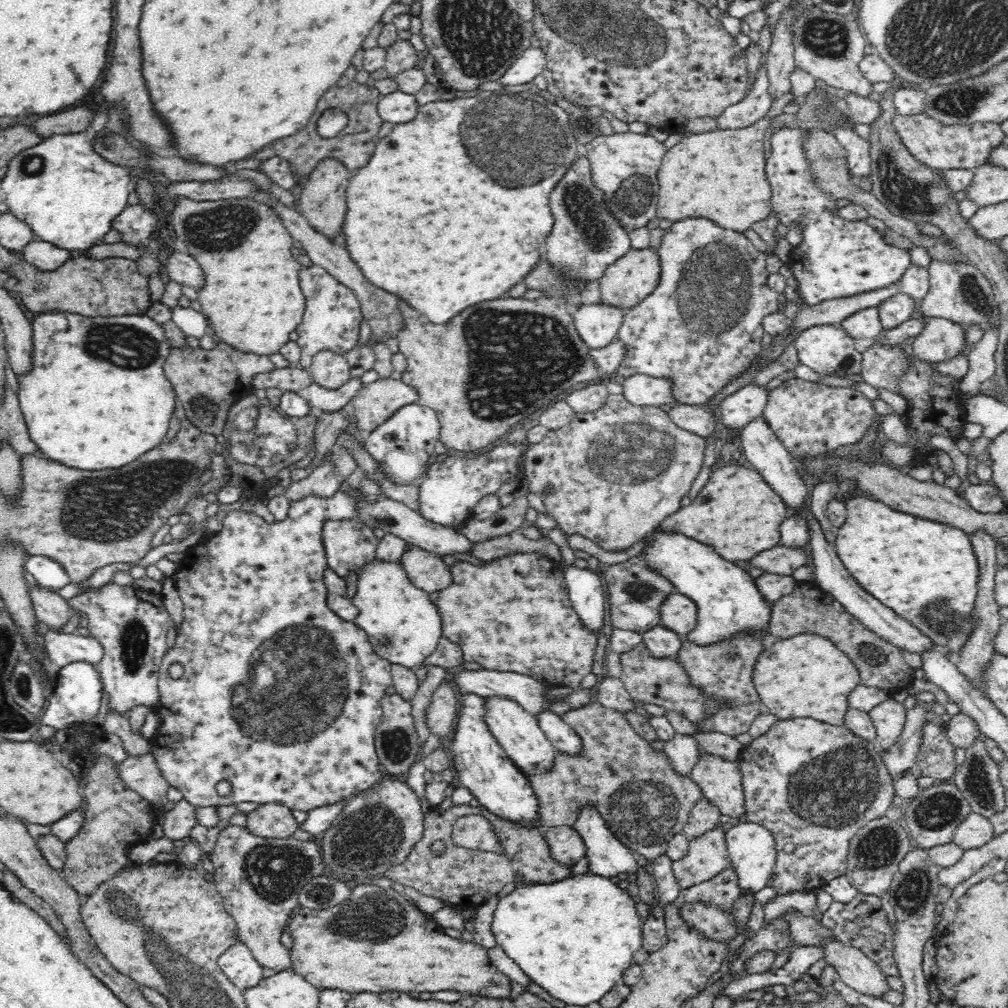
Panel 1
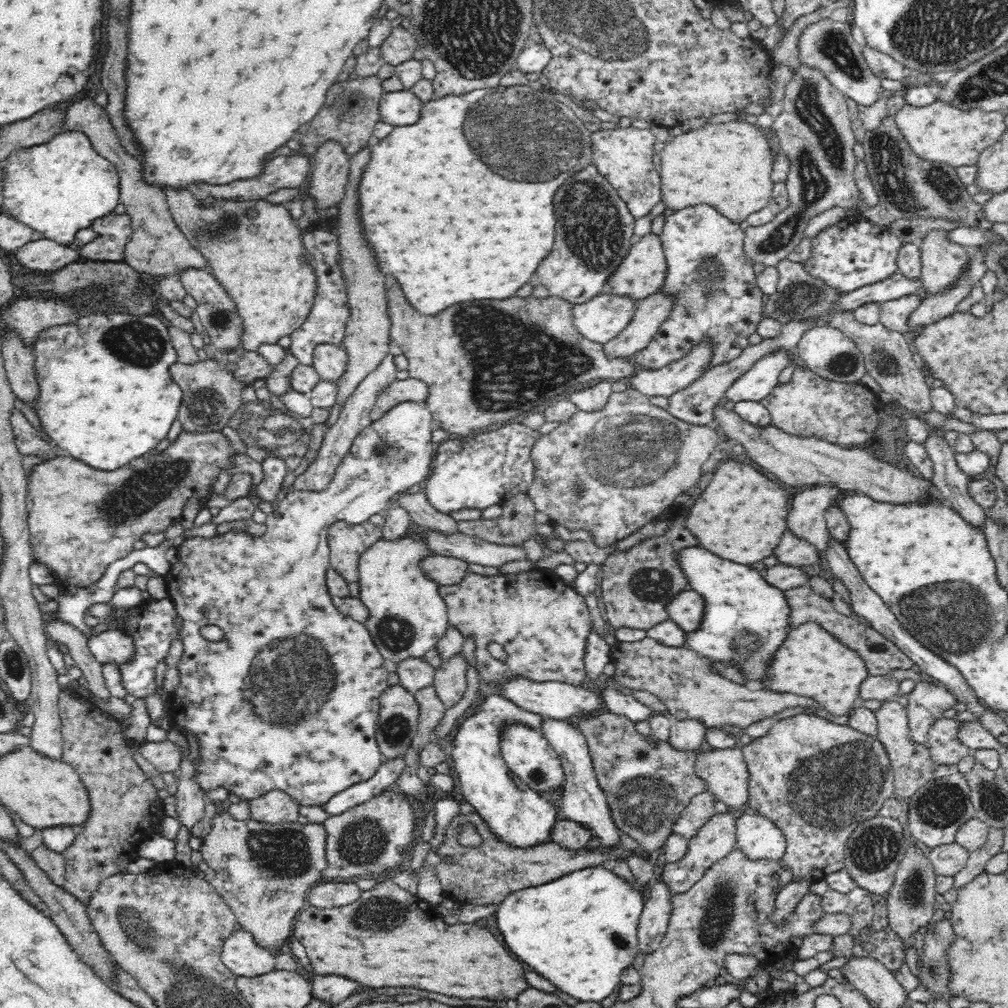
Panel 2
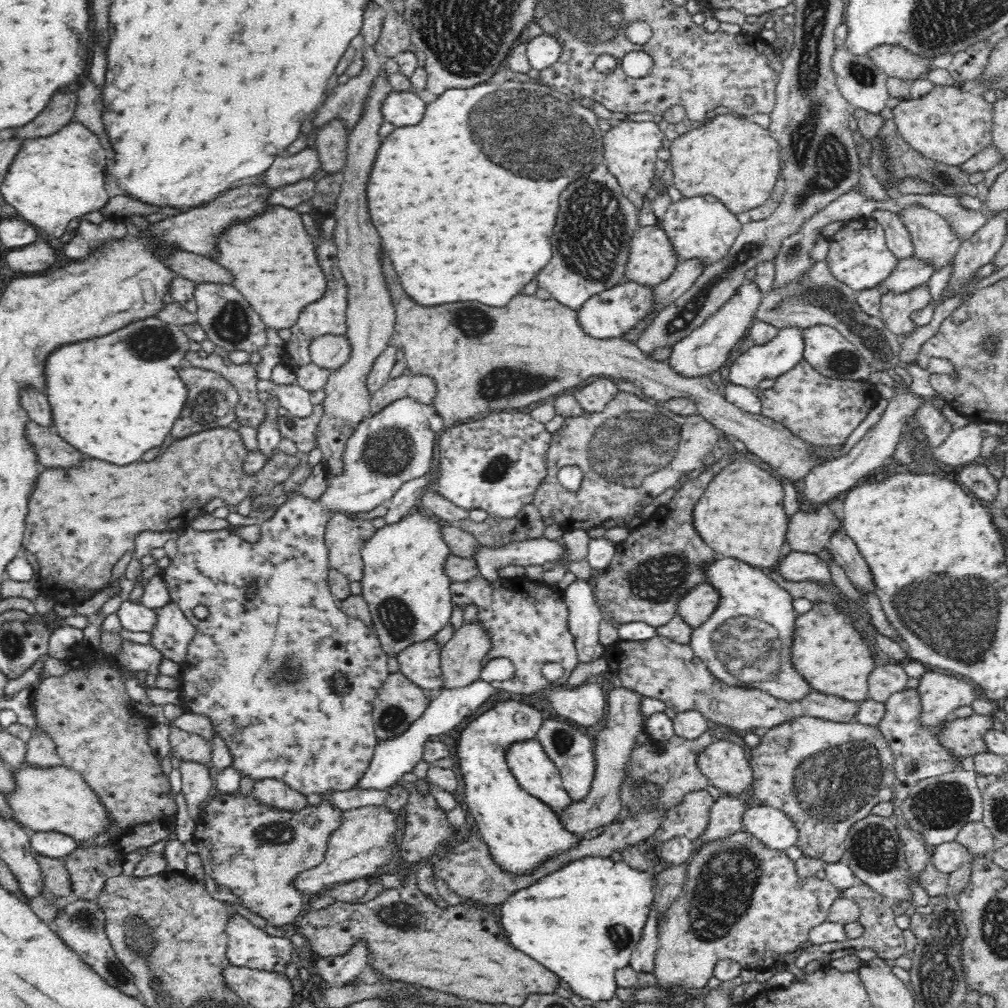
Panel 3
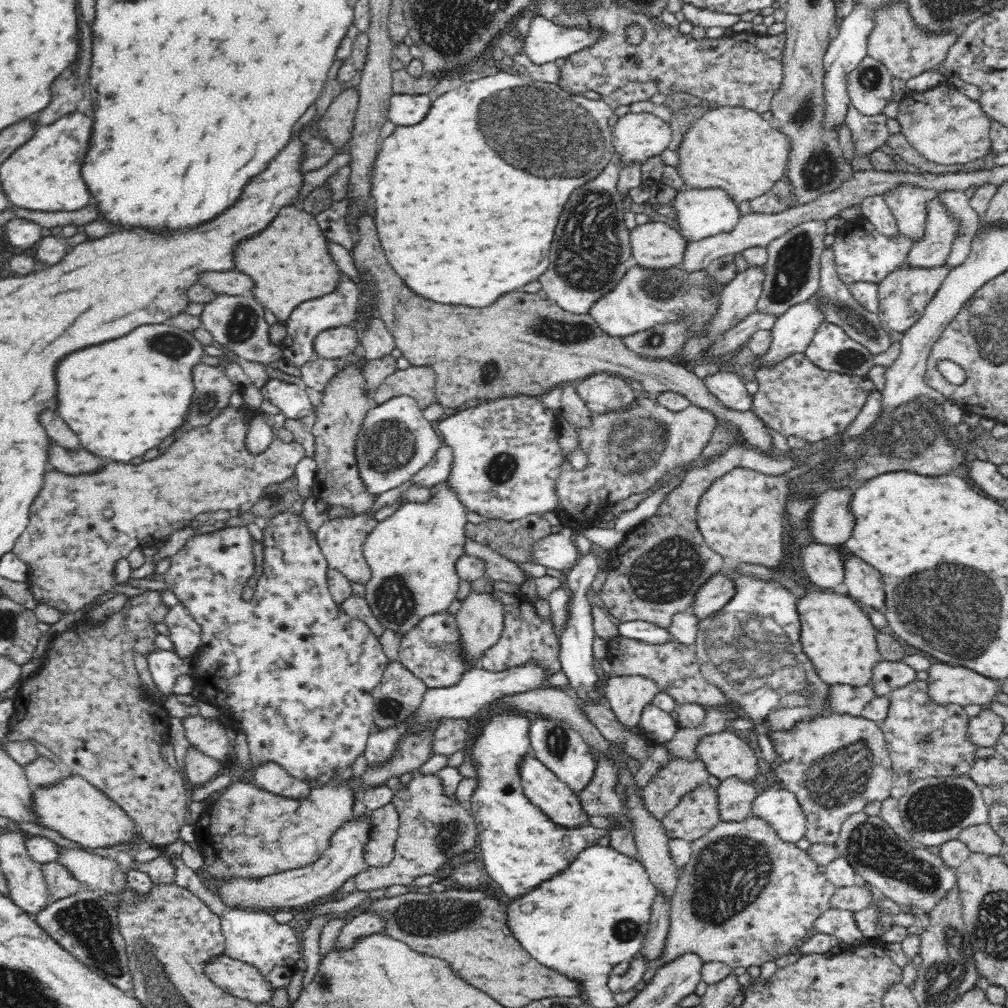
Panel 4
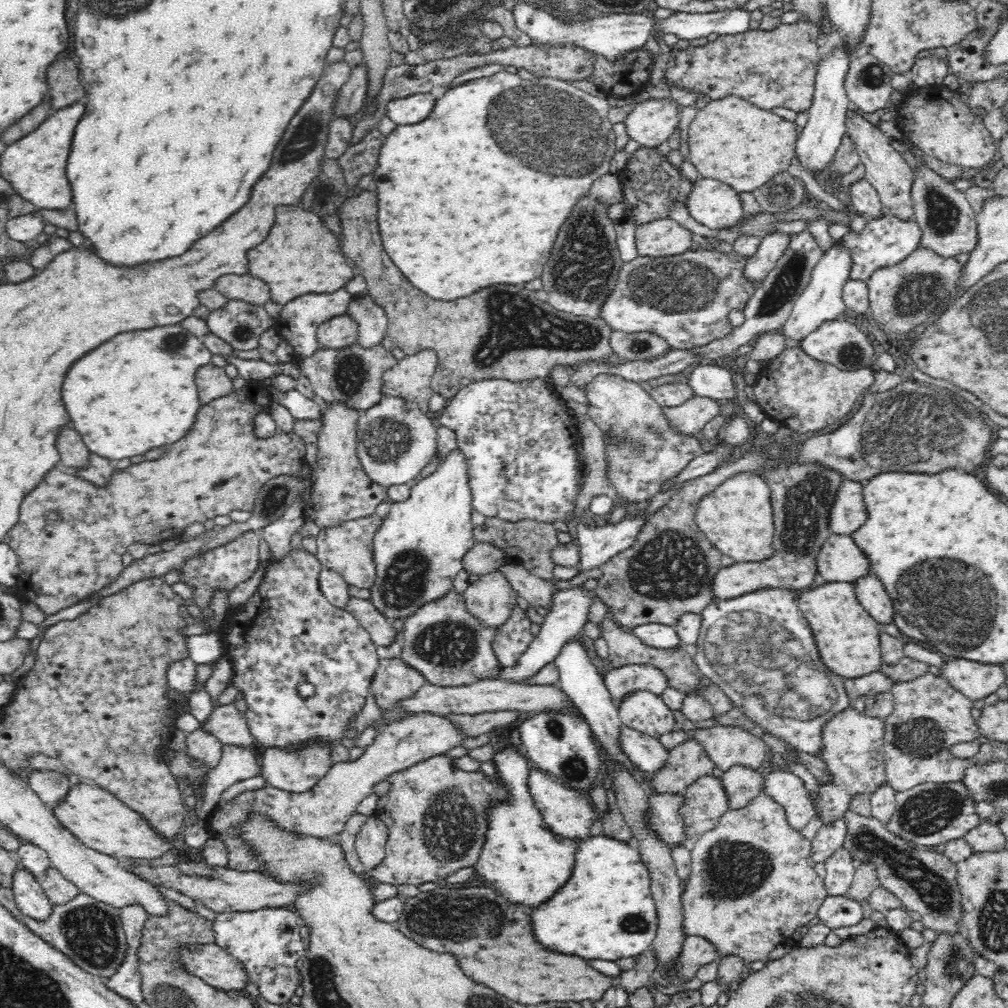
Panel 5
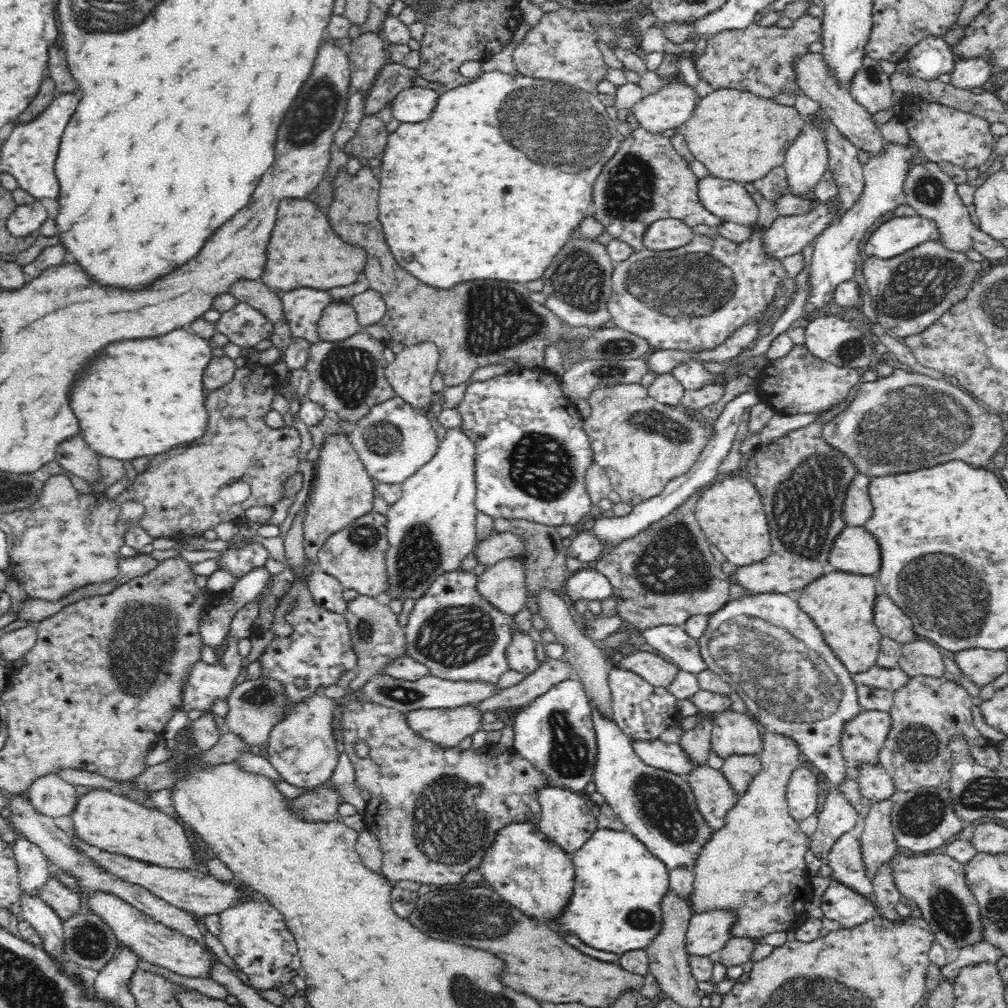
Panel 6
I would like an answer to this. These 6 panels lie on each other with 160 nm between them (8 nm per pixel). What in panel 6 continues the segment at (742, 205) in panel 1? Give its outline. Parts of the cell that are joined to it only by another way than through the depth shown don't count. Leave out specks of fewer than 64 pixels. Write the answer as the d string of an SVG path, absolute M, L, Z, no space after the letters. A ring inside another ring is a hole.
M717 88L704 98L700 97L692 118L687 120L681 129L686 144L696 160L700 161L712 177L752 183L766 176L772 168L783 166L785 152L801 135L806 126L806 118L794 106L778 104L773 97L758 96L750 91L737 88Z

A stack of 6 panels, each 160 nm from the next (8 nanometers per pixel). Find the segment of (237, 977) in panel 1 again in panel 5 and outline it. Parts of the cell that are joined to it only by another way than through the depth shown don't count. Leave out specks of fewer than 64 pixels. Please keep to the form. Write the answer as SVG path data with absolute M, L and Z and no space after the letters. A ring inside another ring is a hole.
M261 908L250 912L224 912L217 914L212 924L215 943L228 955L239 960L243 971L258 986L261 996L271 1003L286 1004L298 988L296 962L306 952L300 936L301 923L290 908Z

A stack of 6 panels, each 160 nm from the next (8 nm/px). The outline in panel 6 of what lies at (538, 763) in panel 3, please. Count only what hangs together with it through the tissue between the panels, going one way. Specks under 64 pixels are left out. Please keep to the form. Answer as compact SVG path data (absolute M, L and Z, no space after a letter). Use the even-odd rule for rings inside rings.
M551 785L541 790L538 800L542 809L539 830L570 856L580 851L598 829L598 820L592 816L588 802L574 791Z

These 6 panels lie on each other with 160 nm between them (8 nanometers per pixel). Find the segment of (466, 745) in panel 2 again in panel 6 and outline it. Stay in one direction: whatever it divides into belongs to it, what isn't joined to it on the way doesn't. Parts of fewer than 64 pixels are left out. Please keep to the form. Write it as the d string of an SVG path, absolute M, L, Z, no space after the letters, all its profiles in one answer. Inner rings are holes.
M512 824L502 828L494 844L479 864L482 880L517 908L530 916L554 924L566 910L576 880L575 866L569 854L551 842L536 824Z

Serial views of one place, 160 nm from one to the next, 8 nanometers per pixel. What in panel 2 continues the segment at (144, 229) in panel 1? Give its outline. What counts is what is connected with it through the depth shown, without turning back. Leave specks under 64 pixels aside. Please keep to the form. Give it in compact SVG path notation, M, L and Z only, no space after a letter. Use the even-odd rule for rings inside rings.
M110 214L92 222L95 237L86 244L77 244L81 259L119 263L124 260L125 246L132 236L130 218Z

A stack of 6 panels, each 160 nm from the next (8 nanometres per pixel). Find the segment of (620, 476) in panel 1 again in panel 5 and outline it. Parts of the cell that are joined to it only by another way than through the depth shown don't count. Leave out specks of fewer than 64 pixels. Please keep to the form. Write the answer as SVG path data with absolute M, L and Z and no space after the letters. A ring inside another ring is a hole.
M692 395L681 405L665 407L666 416L678 432L699 435L702 428L716 415L722 414L721 402L709 396Z

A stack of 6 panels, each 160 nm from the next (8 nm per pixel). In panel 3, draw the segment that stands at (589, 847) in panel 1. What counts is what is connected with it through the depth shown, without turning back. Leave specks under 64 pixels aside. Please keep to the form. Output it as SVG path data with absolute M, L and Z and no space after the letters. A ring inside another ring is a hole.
M543 720L538 728L536 741L542 751L555 764L558 769L563 787L569 792L574 801L584 799L589 793L595 771L594 741L578 731L575 724L570 721L557 722L556 720Z

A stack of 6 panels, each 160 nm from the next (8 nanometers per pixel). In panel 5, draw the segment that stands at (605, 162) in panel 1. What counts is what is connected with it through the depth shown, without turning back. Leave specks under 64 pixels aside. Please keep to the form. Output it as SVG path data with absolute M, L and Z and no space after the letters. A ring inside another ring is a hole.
M671 96L636 103L624 121L628 136L640 145L657 147L676 130L682 111Z

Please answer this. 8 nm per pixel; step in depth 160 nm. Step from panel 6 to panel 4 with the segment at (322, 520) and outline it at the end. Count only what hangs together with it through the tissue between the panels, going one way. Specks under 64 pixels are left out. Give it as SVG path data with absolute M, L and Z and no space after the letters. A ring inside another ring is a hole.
M358 366L345 368L330 380L322 392L321 401L315 405L312 434L315 438L317 470L311 493L330 508L342 508L352 514L368 512L376 502L378 493L370 492L362 481L356 460L356 440L365 414L370 410L370 396L364 394L363 378Z

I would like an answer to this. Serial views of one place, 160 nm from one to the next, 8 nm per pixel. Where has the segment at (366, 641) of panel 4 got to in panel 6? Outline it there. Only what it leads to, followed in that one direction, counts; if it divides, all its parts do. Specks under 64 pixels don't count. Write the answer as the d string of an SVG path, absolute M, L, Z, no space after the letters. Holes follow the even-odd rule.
M252 542L243 548L227 549L217 554L218 566L234 573L237 577L245 575L251 568L268 562L270 554L260 542ZM296 598L286 618L292 626L292 633L288 636L276 636L258 660L262 674L283 681L286 693L291 699L290 708L290 705L304 700L306 696L318 693L319 686L329 687L337 684L343 672L354 668L355 654L351 649L351 636L343 615L328 612L316 606L312 600ZM296 680L304 680L304 686L298 688Z

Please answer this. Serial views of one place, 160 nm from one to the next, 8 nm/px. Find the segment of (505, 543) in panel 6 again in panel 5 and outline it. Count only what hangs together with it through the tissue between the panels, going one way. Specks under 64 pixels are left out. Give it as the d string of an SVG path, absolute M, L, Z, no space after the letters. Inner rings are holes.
M488 542L476 543L465 554L464 569L468 569L470 574L488 574L507 564L507 557L510 554L511 551L506 551L498 545Z

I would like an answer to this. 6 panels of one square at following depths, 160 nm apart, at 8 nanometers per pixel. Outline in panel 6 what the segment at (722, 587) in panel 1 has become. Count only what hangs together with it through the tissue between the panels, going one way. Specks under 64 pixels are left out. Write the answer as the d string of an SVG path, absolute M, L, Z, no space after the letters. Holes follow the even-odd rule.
M777 592L747 593L738 599L732 598L724 608L720 608L718 612L711 614L709 619L710 624L708 624L706 632L698 639L700 651L702 651L704 661L706 661L706 668L712 669L713 672L716 672L724 681L730 684L731 689L746 703L747 709L752 713L758 724L764 726L766 730L778 731L790 736L797 743L801 753L811 762L813 769L825 776L826 784L844 784L846 777L852 776L852 773L849 765L846 764L844 754L841 753L841 741L843 735L845 735L846 724L854 721L854 718L861 714L862 709L859 704L857 685L854 682L853 675L848 671L848 667L842 663L842 660L836 656L836 653L832 651L832 647L826 643L821 628L816 626L816 623L799 607L796 601L788 597L786 593Z

